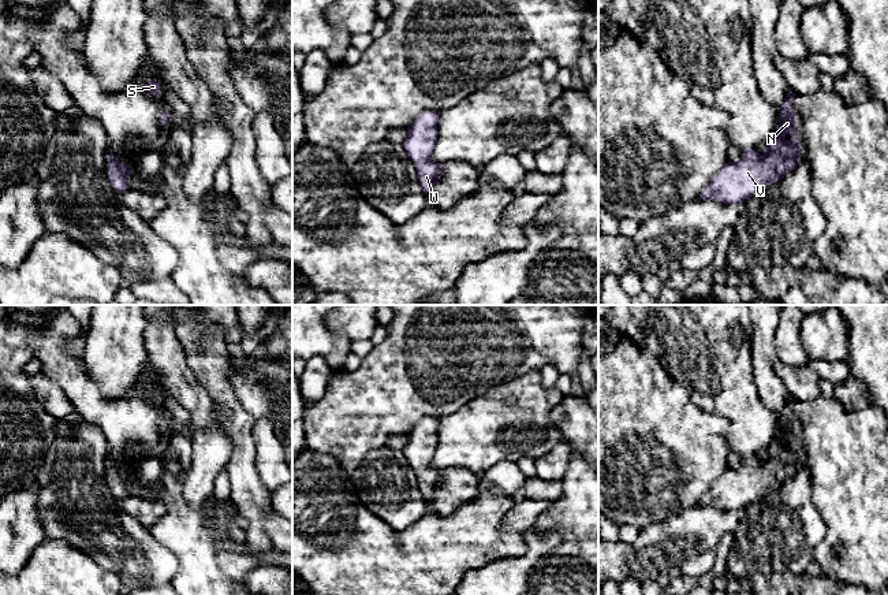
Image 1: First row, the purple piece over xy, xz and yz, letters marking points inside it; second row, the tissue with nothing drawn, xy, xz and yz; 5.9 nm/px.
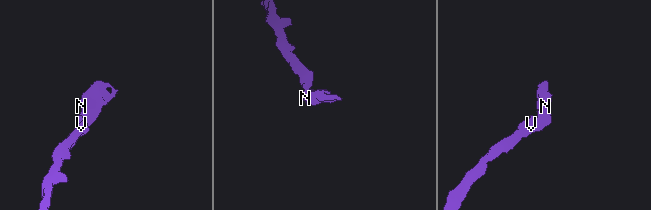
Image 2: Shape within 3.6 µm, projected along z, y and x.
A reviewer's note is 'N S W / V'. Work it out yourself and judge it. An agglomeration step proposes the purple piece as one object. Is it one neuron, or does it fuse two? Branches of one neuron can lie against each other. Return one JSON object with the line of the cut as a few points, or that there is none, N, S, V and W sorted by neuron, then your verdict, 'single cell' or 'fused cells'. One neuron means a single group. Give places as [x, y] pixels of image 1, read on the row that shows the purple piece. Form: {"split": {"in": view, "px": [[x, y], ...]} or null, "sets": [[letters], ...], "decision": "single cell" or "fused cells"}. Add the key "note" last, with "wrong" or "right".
{"split": null, "sets": [["N", "S", "V", "W"]], "decision": "single cell", "note": "wrong"}

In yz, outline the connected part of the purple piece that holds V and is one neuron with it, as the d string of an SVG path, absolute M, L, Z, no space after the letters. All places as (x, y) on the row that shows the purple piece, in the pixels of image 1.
M790 89L779 111L779 126L768 141L764 155L745 149L738 163L728 161L712 182L701 191L698 200L720 204L743 202L757 194L764 185L775 185L801 161L802 140L796 135L792 109L794 92Z

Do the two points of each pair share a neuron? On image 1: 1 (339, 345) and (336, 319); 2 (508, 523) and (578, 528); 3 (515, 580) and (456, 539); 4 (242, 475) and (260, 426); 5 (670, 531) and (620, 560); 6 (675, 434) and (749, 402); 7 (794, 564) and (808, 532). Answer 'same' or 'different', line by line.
1: different
2: different
3: different
4: different
5: same
6: different
7: same

